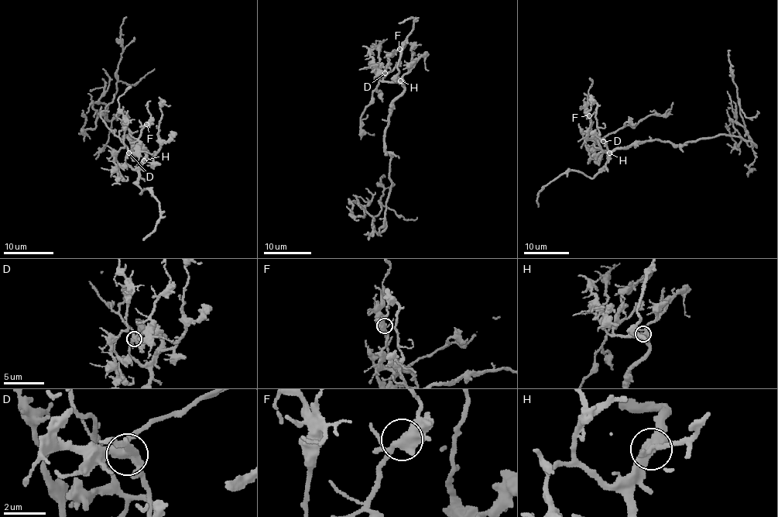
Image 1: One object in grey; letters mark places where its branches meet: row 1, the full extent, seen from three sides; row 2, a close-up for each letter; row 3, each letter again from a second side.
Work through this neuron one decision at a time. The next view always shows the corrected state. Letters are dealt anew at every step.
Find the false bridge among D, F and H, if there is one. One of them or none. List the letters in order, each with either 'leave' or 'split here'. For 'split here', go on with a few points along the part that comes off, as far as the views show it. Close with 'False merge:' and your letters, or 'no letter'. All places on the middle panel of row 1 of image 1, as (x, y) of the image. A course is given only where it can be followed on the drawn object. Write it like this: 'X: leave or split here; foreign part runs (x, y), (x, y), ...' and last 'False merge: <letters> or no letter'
D: leave
F: leave
H: leave
False merge: no letter

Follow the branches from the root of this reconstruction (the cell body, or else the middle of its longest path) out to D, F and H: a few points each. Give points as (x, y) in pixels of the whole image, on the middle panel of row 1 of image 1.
D: (386, 151), (385, 131), (388, 123), (389, 105), (404, 91), (404, 85), (383, 80), (385, 73)
F: (386, 151), (385, 131), (389, 105), (404, 91), (404, 85), (383, 80), (382, 76), (390, 54), (399, 49)
H: (386, 151), (385, 131), (388, 123), (389, 105), (404, 91), (404, 83), (400, 80)

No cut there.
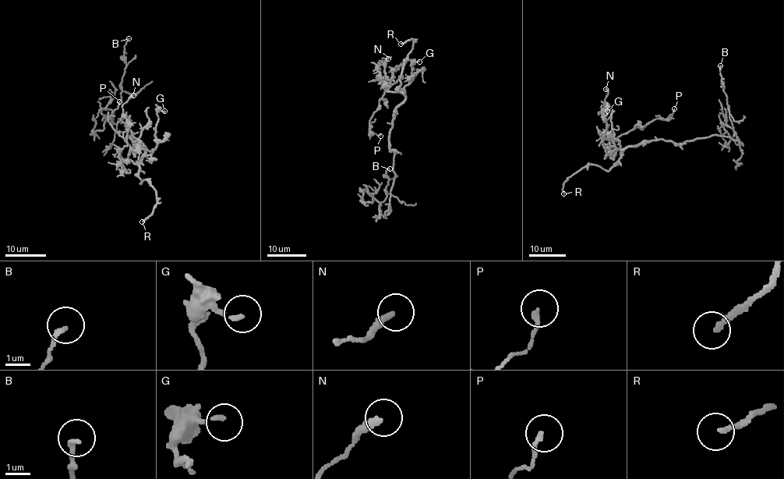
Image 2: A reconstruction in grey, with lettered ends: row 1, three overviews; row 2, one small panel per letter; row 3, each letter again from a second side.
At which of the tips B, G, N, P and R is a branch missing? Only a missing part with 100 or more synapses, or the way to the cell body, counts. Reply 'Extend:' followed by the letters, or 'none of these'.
Extend: R

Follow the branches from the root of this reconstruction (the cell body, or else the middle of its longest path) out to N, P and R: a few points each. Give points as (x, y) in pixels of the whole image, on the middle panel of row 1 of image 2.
N: (390, 148), (393, 111), (405, 94), (386, 90), (379, 83), (385, 72), (383, 62), (378, 62), (388, 58)
P: (390, 148), (393, 111), (405, 99), (405, 94), (388, 90), (388, 83), (369, 120), (369, 129), (380, 136)
R: (390, 148), (393, 111), (405, 99), (405, 94), (399, 91), (400, 76), (413, 40), (400, 44)

